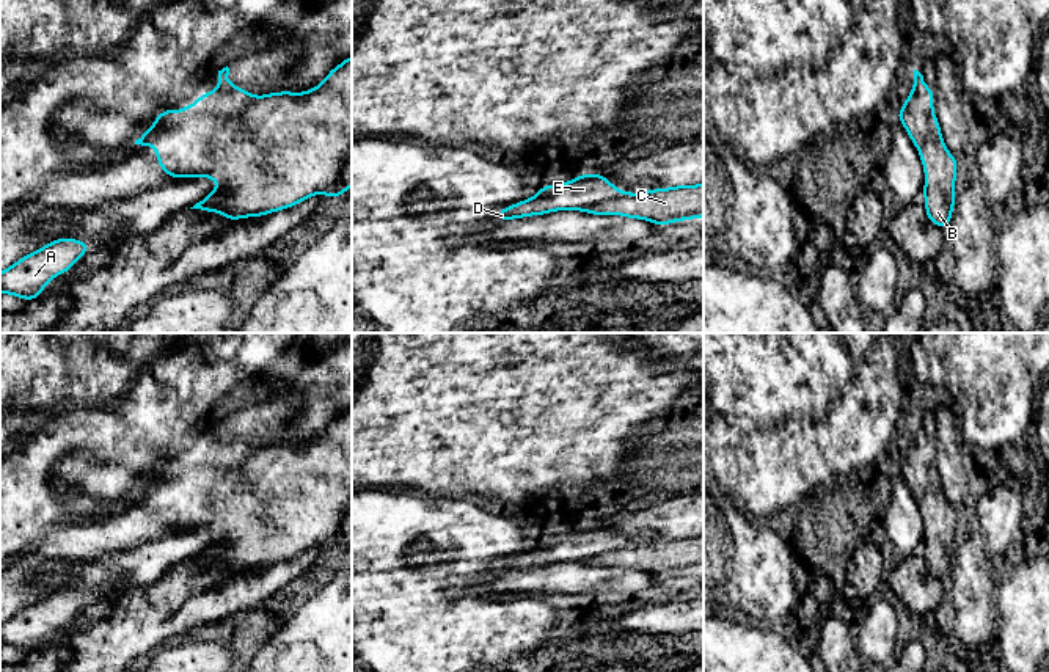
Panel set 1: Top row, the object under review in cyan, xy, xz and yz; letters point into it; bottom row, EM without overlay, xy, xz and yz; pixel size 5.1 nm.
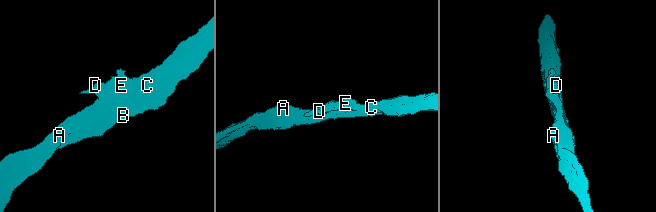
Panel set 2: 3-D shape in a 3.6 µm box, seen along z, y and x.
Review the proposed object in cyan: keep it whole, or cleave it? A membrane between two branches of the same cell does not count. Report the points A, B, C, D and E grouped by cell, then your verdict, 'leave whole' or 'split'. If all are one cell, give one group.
A B C / D E | split

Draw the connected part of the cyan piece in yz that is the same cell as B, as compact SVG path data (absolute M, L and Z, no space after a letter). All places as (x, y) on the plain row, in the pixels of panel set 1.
M934 463L928 468L928 487L925 498L920 502L920 512L925 523L925 564L928 572L944 579L952 575L952 562L955 559L955 531L958 512L948 504L944 496L941 479Z

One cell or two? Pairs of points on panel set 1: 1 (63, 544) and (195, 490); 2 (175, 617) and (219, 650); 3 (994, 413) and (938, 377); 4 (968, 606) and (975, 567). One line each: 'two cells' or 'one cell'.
1: one cell
2: two cells
3: one cell
4: one cell

